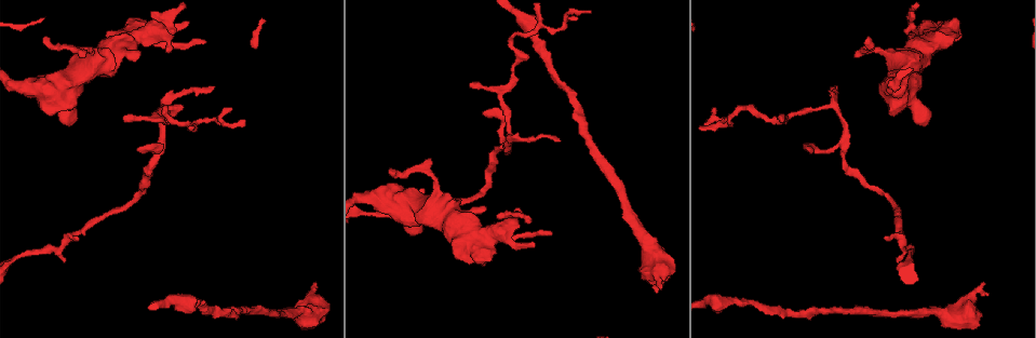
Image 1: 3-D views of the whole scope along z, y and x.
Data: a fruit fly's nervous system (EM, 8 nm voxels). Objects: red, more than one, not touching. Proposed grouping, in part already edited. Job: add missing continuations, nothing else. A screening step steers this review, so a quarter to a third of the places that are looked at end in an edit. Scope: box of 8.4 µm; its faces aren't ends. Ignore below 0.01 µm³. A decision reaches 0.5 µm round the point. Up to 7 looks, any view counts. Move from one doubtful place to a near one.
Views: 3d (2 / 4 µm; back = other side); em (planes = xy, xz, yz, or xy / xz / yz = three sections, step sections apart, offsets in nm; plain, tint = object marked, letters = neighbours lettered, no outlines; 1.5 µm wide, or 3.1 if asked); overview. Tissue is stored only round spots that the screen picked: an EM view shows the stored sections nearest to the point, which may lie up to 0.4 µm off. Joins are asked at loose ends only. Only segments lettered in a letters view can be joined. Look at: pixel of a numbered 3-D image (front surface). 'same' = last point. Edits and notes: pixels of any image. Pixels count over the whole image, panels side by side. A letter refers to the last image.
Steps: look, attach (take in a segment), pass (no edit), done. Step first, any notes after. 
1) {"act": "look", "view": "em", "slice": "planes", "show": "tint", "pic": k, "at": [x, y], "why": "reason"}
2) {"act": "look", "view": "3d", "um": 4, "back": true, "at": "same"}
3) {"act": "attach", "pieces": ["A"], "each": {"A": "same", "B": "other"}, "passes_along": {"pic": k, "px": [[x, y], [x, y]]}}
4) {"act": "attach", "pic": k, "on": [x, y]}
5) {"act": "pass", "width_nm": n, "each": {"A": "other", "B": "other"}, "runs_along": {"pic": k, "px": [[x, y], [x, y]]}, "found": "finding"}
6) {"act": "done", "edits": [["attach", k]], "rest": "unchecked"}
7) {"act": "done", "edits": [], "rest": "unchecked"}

{"act": "look", "view": "em", "slice": "planes", "show": "letters", "pic": 1, "at": [483, 114], "why": "an open end"}

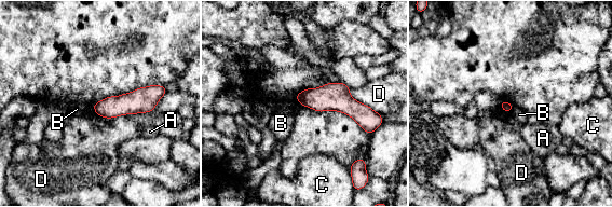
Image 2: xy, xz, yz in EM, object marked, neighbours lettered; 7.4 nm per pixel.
{"act": "pass", "longest_contact_nm": ["D", 300], "each": {"A": "other", "B": "other", "C": "other", "D": "other"}, "border": {"pic": 2, "px": [[91, 106], [95, 112]]}, "found": "no lettered segment goes on from it"}

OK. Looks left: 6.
{"act": "look", "view": "3d", "um": 4, "pic": 1, "at": [941, 23], "why": "free end"}

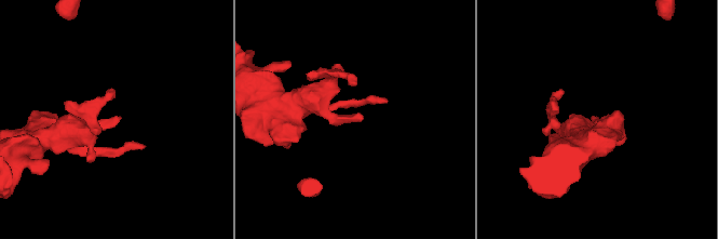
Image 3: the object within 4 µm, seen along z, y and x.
{"act": "look", "view": "em", "slice": "planes", "show": "letters", "pic": 3, "at": [594, 118]}

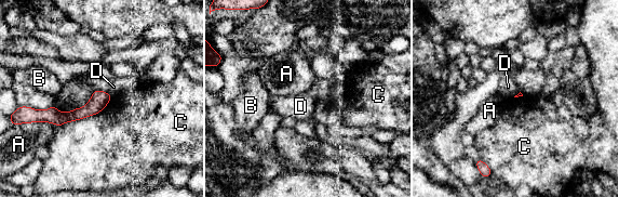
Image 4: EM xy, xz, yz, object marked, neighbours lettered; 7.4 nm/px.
{"act": "pass", "longest_contact_nm": ["C", 460], "each": {"A": "other", "B": "other", "C": "other", "D": "other"}, "runs_along": {"pic": 4, "px": [[107, 96], [72, 116], [40, 118]]}, "found": "none of them fits"}

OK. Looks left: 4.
{"act": "look", "view": "3d", "um": 2, "pic": 1, "at": [392, 172], "why": "an open end"}

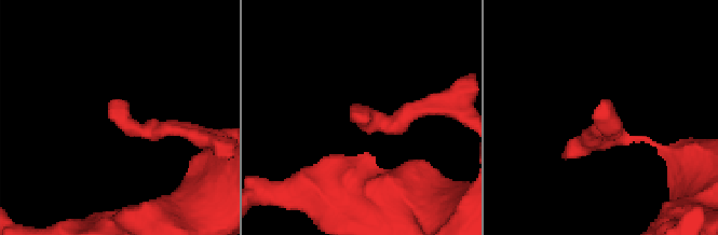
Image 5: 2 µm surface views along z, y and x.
{"act": "look", "view": "em", "slice": "xz", "step": 8, "show": "plain", "pic": 5, "at": [355, 111], "why": "need the tissue"}

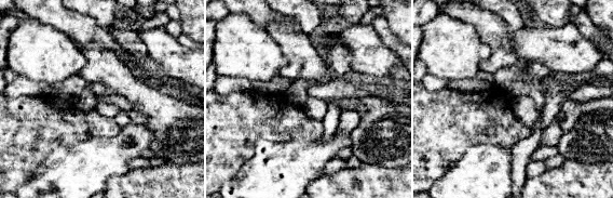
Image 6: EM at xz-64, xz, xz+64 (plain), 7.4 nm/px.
{"act": "look", "view": "em", "slice": "xz", "step": 8, "show": "letters", "at": "same"}

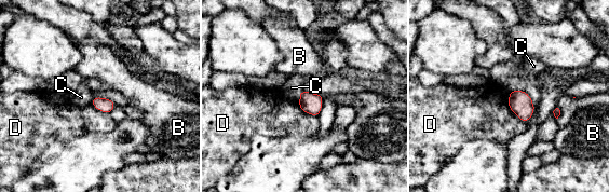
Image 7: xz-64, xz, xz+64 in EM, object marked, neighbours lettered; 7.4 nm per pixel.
{"act": "pass", "width_nm": 100, "each": {"B": "other", "C": "other", "D": "other"}, "border": {"pic": 7, "px": [[300, 91], [298, 103]]}, "found": "none of them fits"}

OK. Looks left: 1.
{"act": "done", "edits": [], "rest": "unchecked"}

